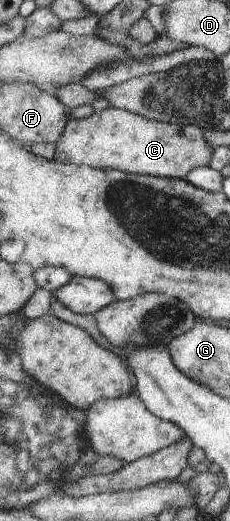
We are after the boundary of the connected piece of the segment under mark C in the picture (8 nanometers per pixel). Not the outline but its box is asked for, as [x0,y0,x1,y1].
[55,106,213,179]

